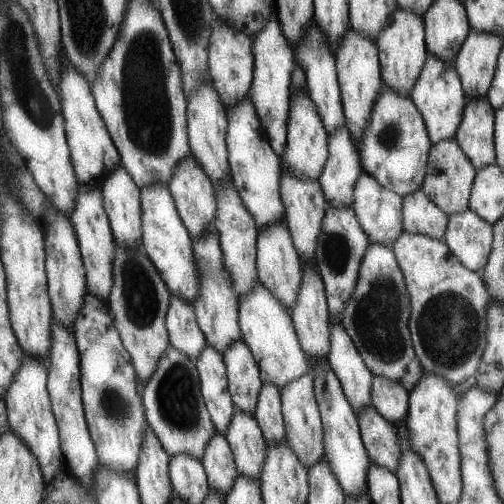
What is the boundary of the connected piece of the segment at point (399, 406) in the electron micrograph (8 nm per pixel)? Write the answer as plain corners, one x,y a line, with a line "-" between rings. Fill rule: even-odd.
372,374
370,385
370,404
375,411
394,424
405,418
408,408
408,393
399,383

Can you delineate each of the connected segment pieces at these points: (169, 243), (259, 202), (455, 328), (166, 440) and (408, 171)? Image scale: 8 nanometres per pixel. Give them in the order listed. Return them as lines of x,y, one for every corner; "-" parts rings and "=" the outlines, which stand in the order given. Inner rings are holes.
153,184
139,188
139,208
141,208
141,249
151,260
163,279
168,292
179,296
190,304
198,293
198,275
194,272
191,253
191,238
179,218
173,199
165,184
=
247,95
226,108
225,145
230,182
258,230
272,221
283,220
284,209
278,194
279,158
268,144
255,108
=
403,229
390,248
402,271
410,297
408,330
416,360
425,371
447,380
458,391
473,379
473,375
477,371
486,344
484,322
486,302
491,298
489,298
479,274
465,268
441,239
410,233
=
171,343
167,344
167,350
163,350
159,362
155,362
151,378
147,378
145,386
142,386
140,398
147,423
161,448
169,456
189,454
200,460
203,448
215,430
198,388
198,375
193,360
173,348
=
383,86
356,144
360,169
375,178
380,186
402,198
420,189
430,144
423,120
413,102
407,95
399,95

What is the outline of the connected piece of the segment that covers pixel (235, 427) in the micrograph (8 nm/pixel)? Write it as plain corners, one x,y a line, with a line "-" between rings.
233,406
224,438
231,450
237,472
259,481
266,443
254,416

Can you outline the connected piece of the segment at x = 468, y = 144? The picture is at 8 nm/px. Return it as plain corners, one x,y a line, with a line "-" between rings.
485,98
467,99
454,140
475,170
494,160
494,110

